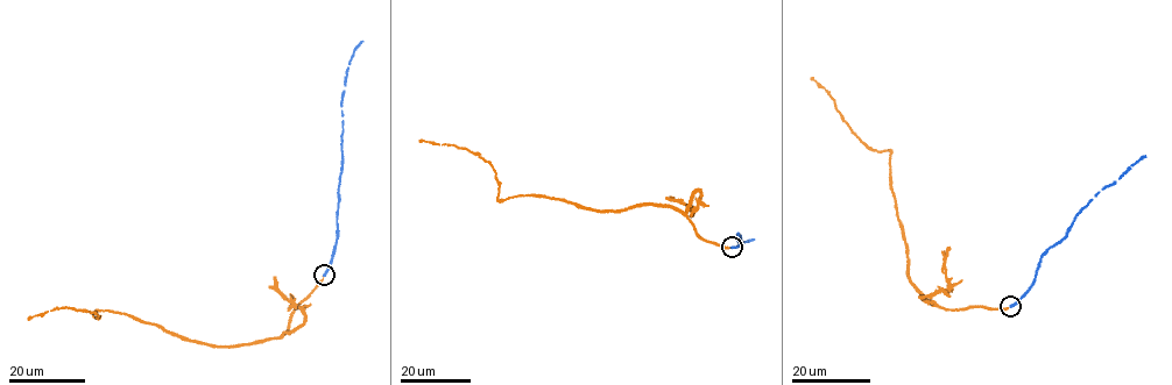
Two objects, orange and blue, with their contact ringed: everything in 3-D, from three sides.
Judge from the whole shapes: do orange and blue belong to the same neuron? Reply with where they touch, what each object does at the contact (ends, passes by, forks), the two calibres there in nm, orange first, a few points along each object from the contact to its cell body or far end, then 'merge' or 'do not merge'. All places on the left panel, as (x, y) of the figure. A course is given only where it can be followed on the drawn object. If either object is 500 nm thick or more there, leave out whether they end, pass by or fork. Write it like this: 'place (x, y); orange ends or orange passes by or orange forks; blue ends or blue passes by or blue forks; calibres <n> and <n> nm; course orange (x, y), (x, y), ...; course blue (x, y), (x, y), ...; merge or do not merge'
place (324, 275); orange ends; blue ends; calibres 130 and 280 nm; course orange (324, 275), (286, 334), (249, 344), (202, 344), (107, 311), (94, 312), (97, 319), (61, 307), (28, 320); course blue (324, 275), (338, 235), (337, 192), (343, 163), (340, 104), (348, 63), (362, 41); merge

